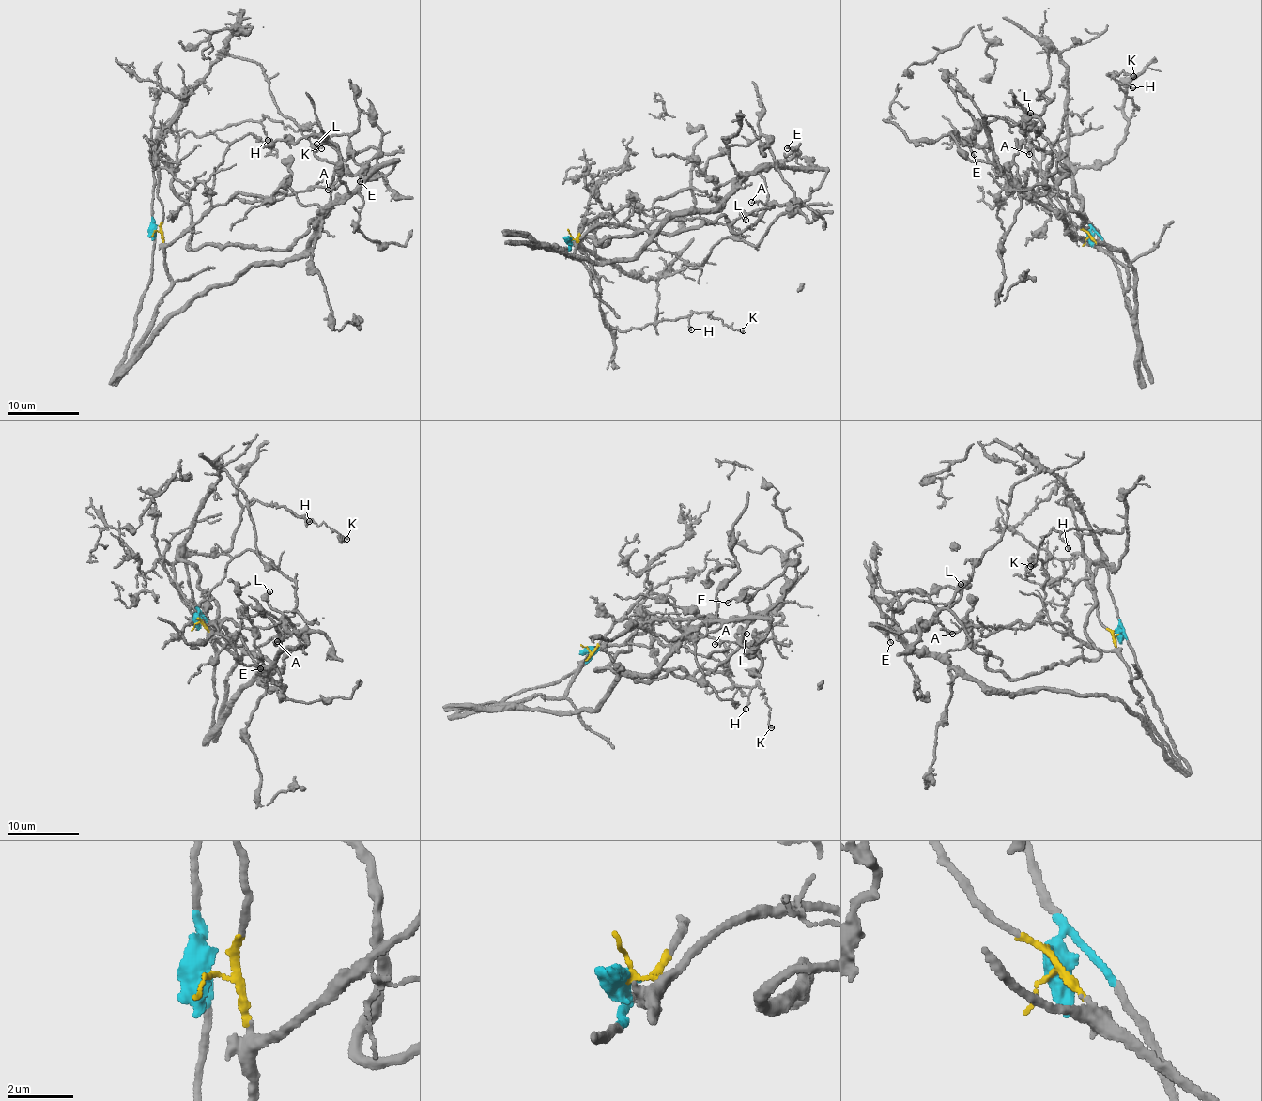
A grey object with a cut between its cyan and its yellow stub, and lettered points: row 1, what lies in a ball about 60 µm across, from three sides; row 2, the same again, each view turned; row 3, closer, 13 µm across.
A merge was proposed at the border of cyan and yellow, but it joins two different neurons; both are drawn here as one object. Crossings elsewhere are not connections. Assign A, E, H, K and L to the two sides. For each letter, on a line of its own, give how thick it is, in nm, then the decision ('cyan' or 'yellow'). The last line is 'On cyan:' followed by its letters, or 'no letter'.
A: 160 nm | cyan
E: 130 nm | cyan
H: 140 nm | cyan
K: 110 nm | cyan
L: 440 nm | cyan
On cyan: A, E, H, K, L

